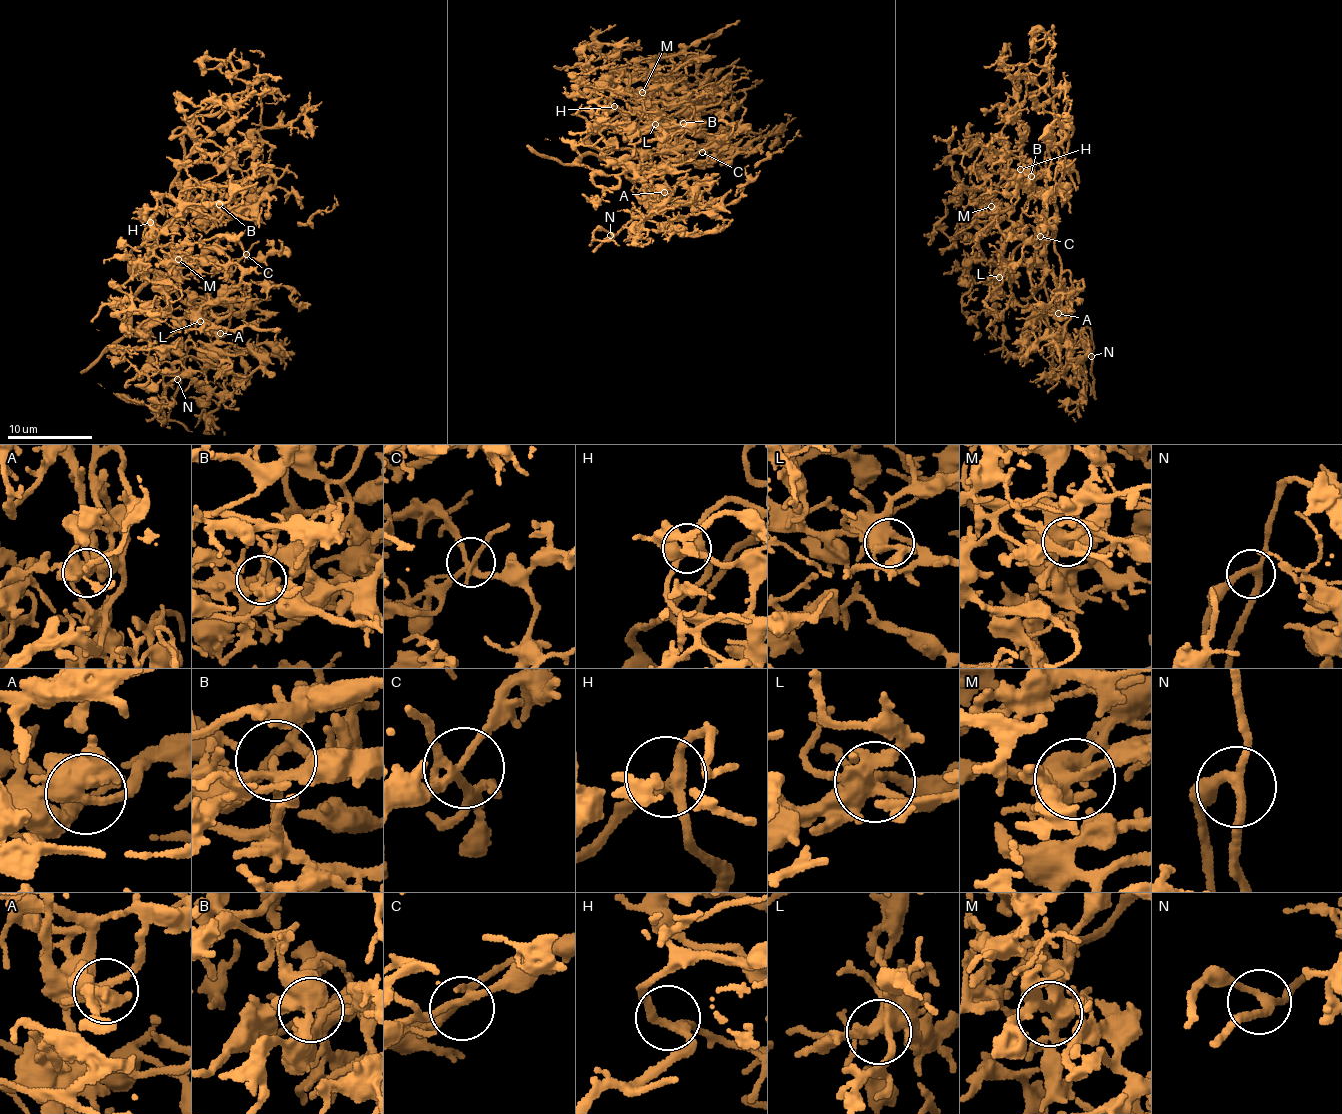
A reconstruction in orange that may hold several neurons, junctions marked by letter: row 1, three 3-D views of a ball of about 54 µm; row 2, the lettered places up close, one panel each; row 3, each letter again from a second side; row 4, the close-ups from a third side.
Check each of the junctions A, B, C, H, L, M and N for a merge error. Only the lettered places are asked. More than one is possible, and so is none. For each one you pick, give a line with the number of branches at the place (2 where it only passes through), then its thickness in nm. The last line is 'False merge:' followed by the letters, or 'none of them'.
False merge: none of them

